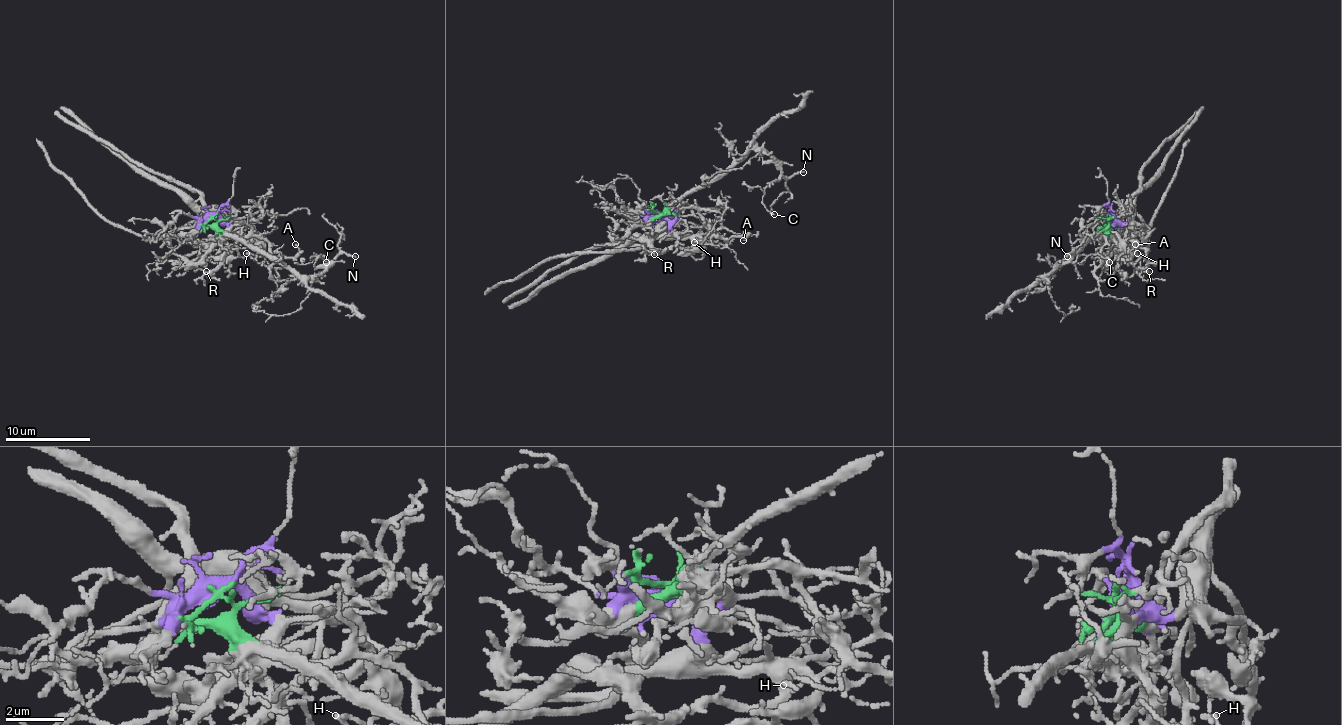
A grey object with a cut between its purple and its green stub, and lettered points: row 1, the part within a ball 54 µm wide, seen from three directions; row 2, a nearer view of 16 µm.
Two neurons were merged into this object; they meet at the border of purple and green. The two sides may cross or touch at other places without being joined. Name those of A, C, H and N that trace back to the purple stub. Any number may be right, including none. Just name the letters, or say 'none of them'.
none of them

